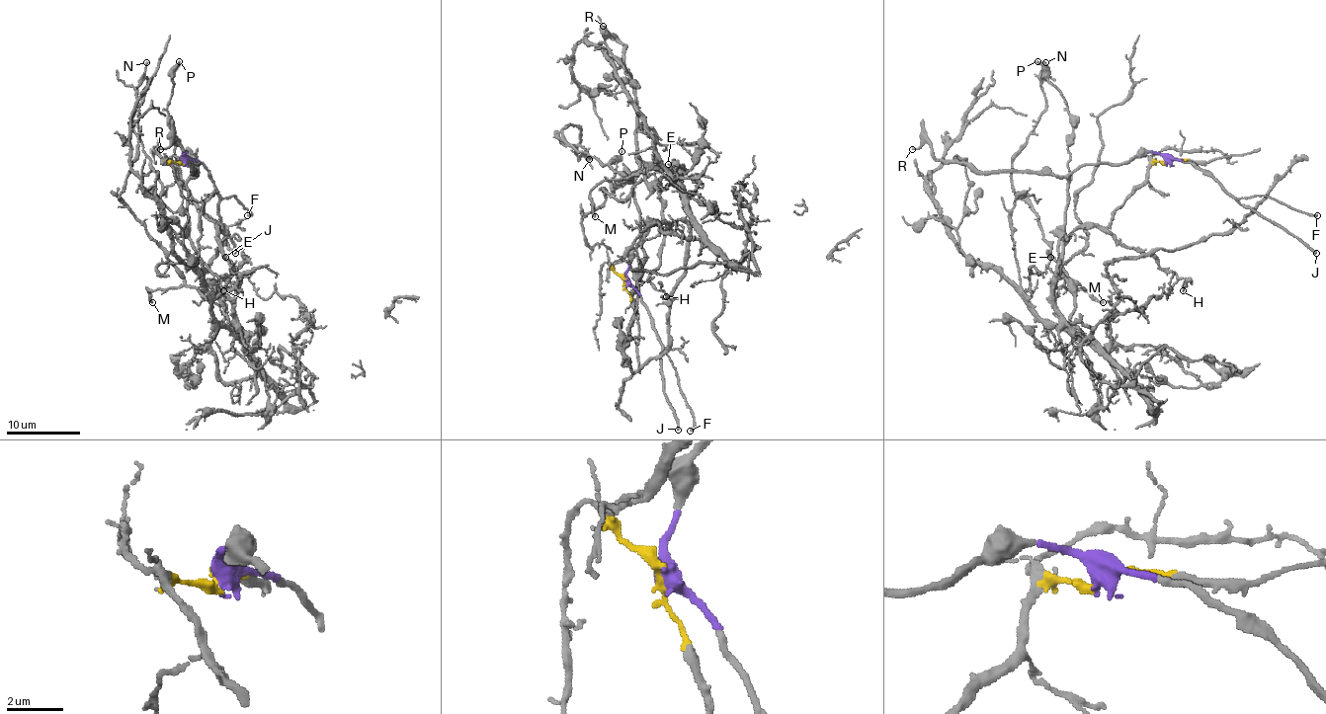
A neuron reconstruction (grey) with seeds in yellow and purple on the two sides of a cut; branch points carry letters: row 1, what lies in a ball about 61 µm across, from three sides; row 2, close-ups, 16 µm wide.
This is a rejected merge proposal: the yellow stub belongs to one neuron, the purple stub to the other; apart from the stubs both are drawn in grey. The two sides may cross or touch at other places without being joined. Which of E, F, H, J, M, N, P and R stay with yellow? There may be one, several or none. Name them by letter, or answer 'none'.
E, H, M, N

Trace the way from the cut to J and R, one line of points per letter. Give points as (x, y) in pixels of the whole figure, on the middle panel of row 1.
J: (624, 281), (638, 294), (662, 343), (662, 387), (679, 430)
R: (624, 281), (632, 249), (639, 241), (639, 207), (634, 191), (636, 87), (624, 65), (624, 46), (603, 27)

